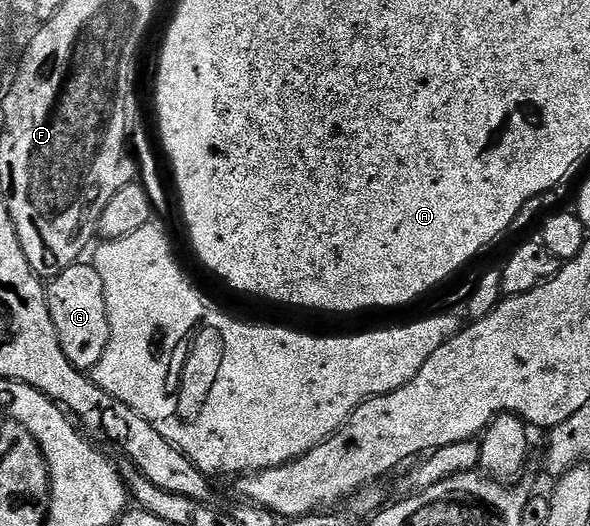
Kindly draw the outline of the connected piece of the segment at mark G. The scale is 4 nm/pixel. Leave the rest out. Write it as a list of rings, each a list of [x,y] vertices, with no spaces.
[[[76,263],[70,265],[61,275],[50,278],[46,286],[49,315],[53,315],[53,327],[57,327],[57,339],[61,343],[61,351],[80,371],[94,370],[95,364],[105,355],[109,343],[109,315],[105,307],[105,287],[101,287],[101,275],[97,275],[94,264]]]

